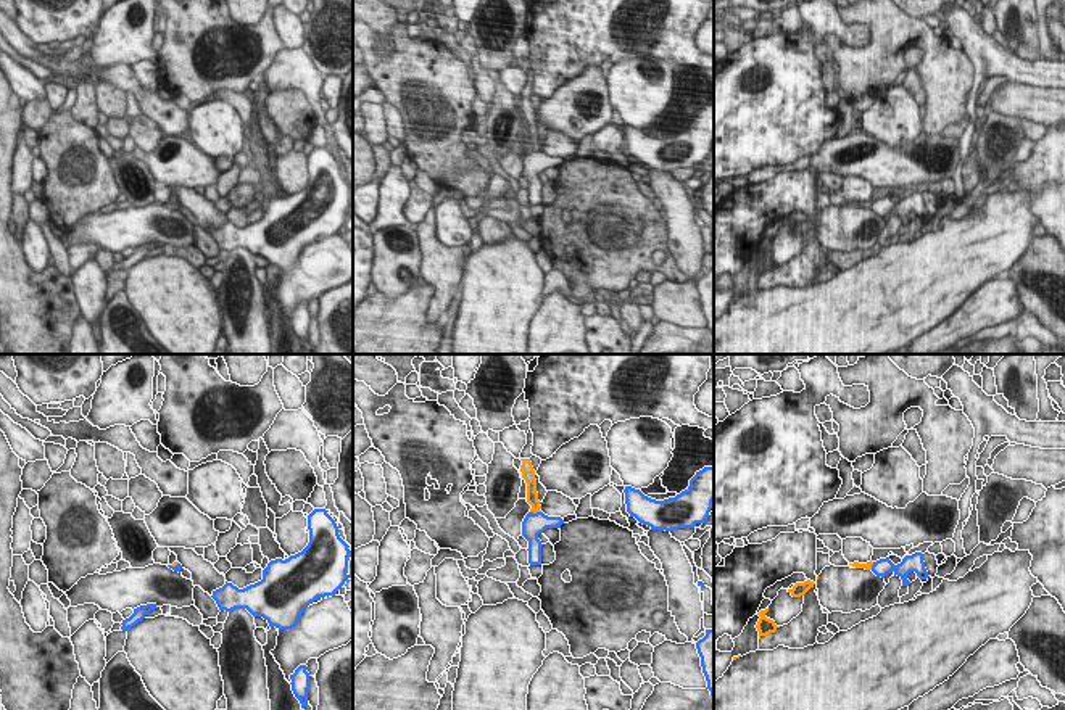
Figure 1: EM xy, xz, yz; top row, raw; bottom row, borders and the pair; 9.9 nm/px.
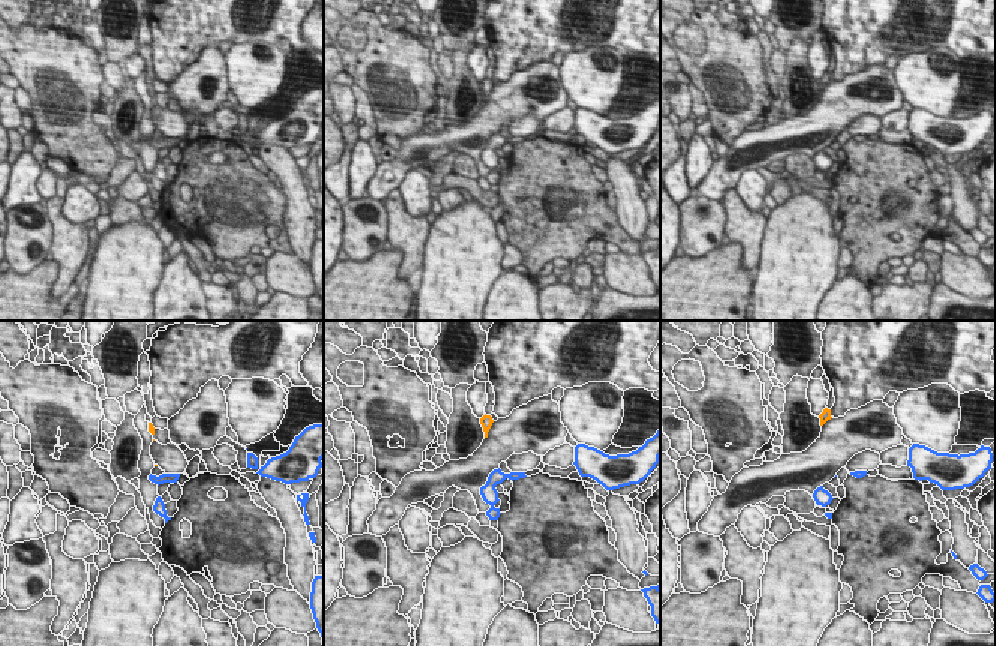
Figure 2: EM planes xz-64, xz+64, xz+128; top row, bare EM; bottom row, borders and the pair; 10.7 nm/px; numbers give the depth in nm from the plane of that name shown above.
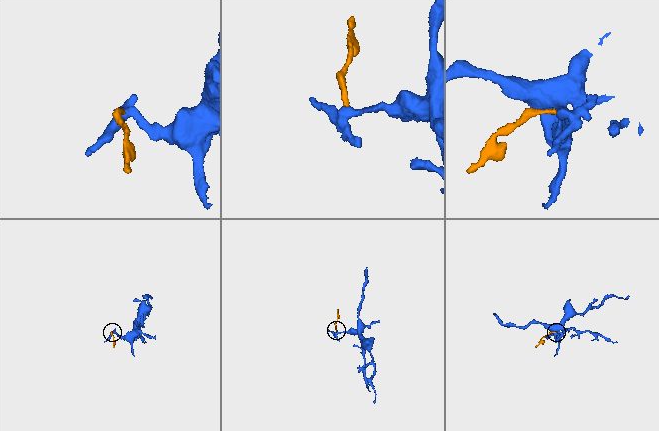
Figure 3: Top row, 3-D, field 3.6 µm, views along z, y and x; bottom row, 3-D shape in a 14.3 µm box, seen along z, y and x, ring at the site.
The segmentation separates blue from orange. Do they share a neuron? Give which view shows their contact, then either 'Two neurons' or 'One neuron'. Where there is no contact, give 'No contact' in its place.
Touches blue in xz. Two neurons.

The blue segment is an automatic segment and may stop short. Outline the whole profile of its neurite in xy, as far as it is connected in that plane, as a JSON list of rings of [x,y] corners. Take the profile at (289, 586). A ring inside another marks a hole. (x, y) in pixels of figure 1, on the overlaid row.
[[[325,509],[308,515],[309,543],[288,559],[276,559],[263,570],[263,580],[238,589],[227,583],[213,591],[219,610],[247,609],[269,626],[292,630],[305,609],[317,597],[335,596],[348,581],[348,544]]]

